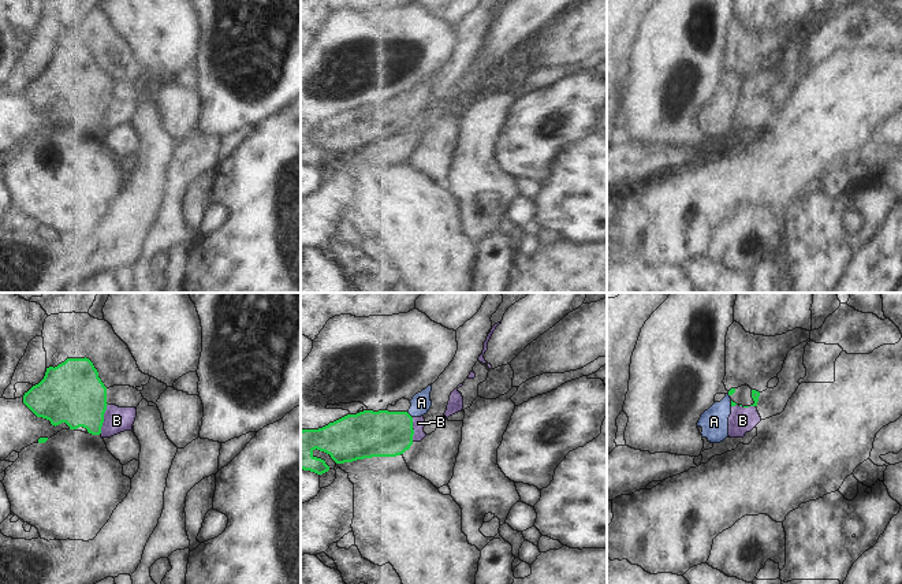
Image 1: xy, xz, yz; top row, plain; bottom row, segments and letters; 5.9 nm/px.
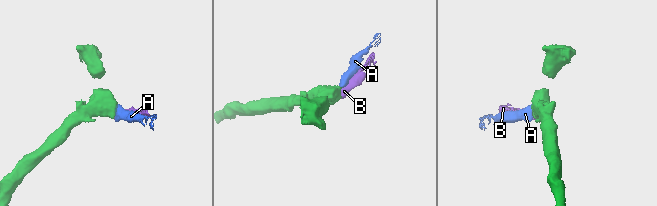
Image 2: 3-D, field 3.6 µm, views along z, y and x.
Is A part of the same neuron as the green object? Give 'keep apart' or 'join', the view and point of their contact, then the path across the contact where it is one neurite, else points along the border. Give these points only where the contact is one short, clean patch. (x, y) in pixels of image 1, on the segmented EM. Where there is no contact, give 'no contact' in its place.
join; contact xz (409, 415); way xz (372, 434), (390, 434), (409, 415), (421, 402)

